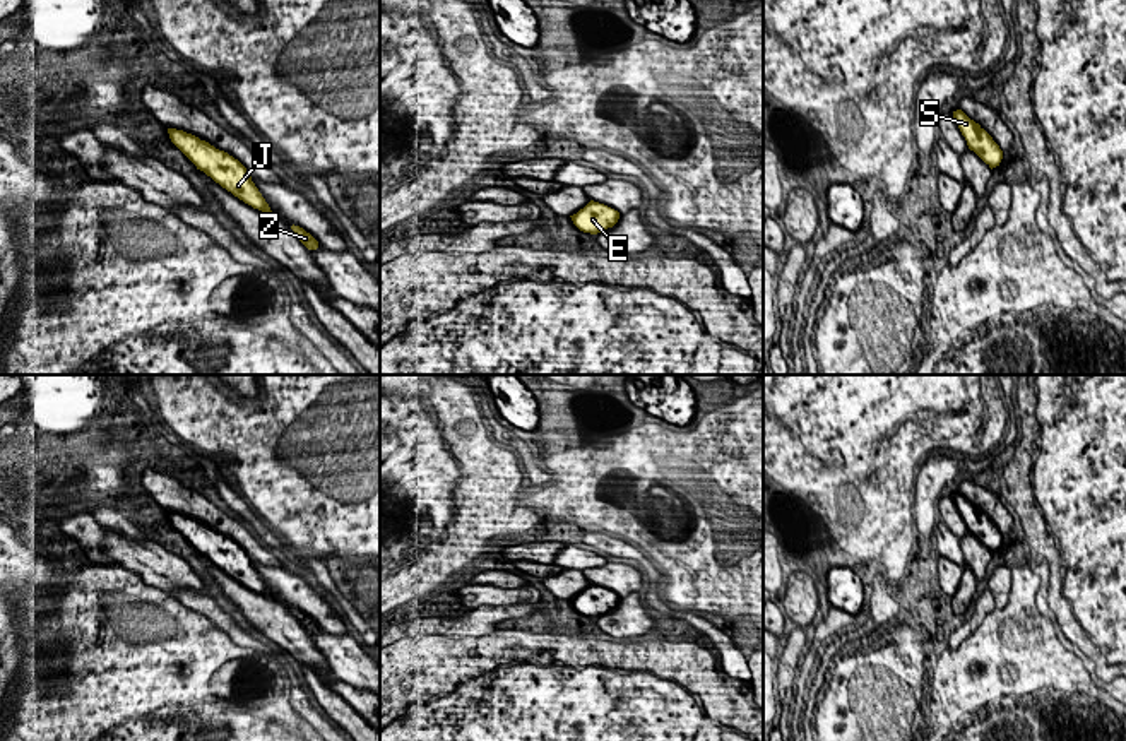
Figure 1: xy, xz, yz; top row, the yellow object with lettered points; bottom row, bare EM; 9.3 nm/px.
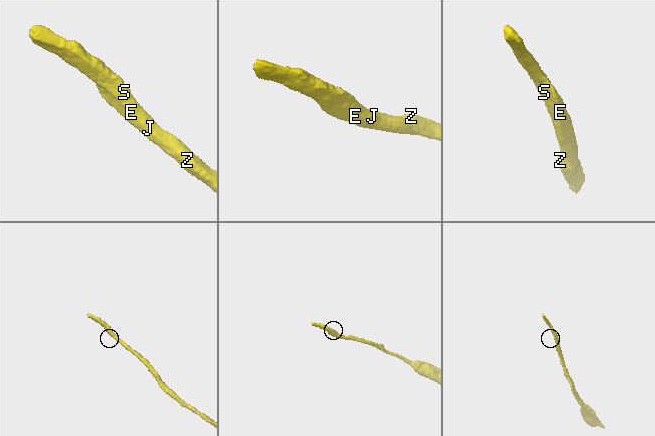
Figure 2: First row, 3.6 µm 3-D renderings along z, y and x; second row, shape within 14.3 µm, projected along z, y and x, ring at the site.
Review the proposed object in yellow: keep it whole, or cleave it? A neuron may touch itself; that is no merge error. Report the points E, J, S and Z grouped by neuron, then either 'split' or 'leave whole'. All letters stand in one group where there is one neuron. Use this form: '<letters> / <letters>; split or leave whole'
E J S Z; leave whole

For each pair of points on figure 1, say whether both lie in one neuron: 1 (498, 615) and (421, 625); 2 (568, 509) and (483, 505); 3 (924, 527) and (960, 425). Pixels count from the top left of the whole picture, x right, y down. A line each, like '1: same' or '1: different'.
1: same
2: different
3: different

